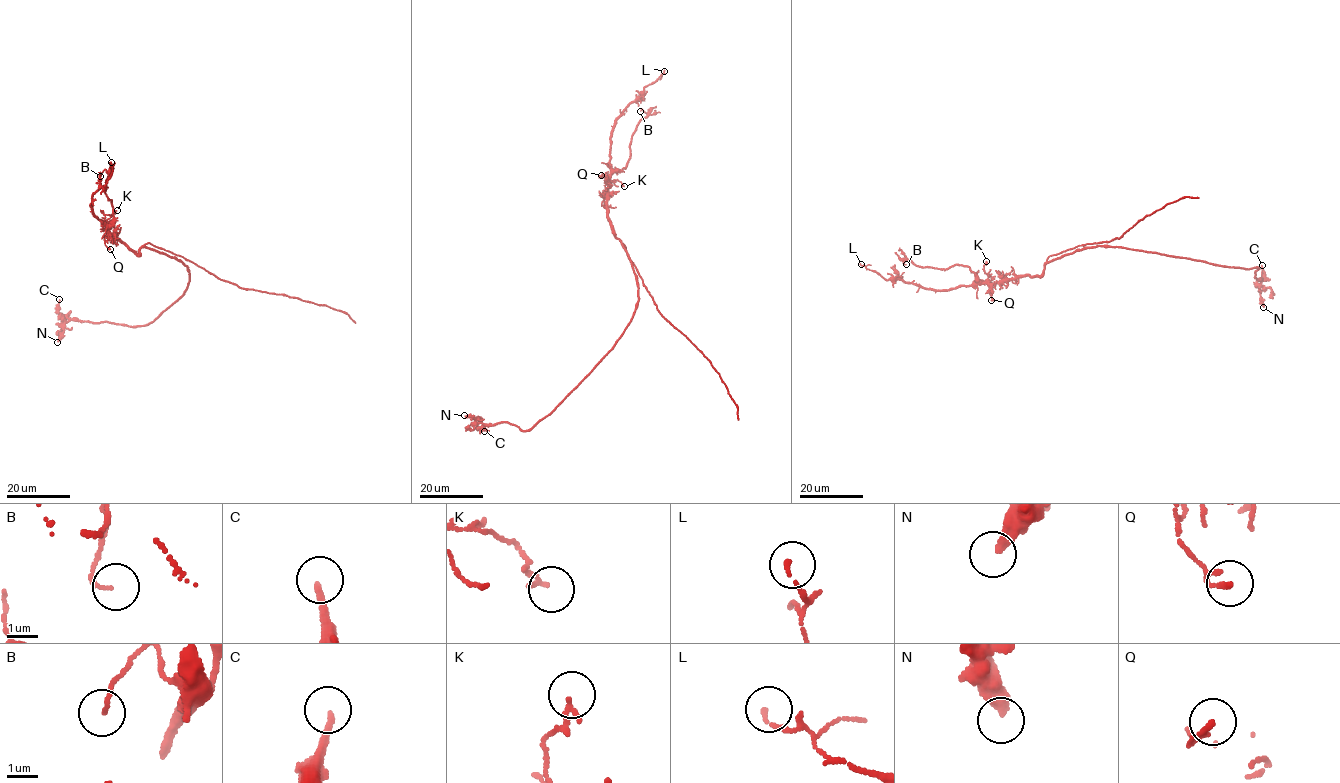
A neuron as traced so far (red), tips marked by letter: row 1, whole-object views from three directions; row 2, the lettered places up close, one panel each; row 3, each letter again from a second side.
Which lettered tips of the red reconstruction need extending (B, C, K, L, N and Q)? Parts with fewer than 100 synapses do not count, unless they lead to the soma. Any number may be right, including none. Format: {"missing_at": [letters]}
{"missing_at": []}

